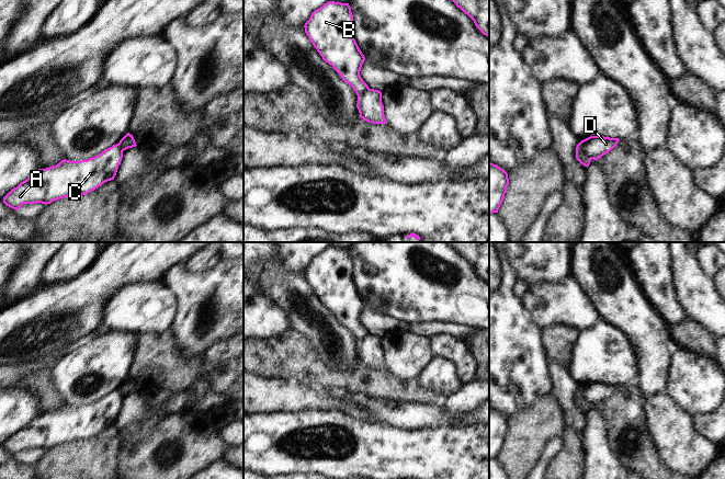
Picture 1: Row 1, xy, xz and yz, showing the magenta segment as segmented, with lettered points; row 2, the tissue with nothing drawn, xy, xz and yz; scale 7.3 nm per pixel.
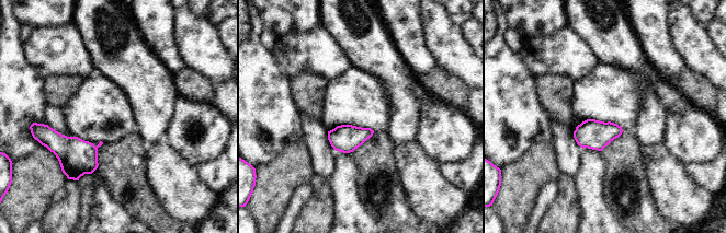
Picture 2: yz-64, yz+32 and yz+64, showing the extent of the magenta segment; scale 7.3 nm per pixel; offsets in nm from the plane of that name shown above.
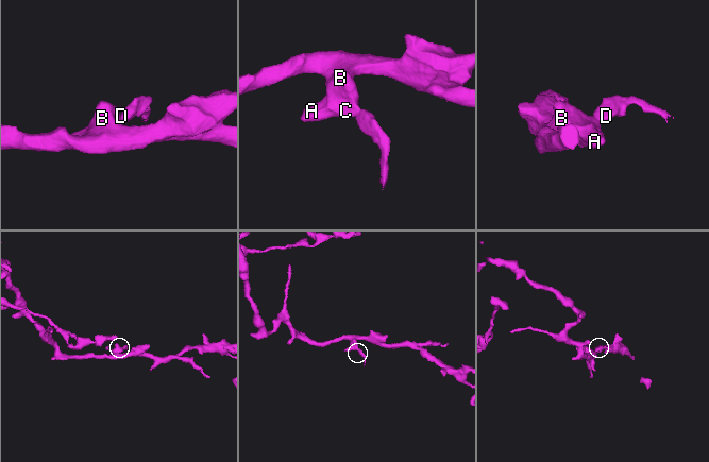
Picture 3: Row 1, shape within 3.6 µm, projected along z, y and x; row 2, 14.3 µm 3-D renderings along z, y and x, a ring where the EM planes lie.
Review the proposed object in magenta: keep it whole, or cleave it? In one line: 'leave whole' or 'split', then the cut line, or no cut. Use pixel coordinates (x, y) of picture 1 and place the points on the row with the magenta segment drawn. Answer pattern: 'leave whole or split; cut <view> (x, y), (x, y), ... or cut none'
split; cut yz (579, 143), (582, 150), (591, 158)

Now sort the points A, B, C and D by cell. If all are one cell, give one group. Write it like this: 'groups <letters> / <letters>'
groups A B C / D

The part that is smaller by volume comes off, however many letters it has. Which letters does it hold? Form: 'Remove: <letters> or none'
Remove: D

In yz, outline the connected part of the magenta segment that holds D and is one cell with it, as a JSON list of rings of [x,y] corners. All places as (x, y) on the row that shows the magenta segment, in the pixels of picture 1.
[[[590,136],[581,140],[580,146],[589,158],[598,160],[603,155],[611,151],[619,141],[620,141],[619,138],[610,138],[604,136]]]

